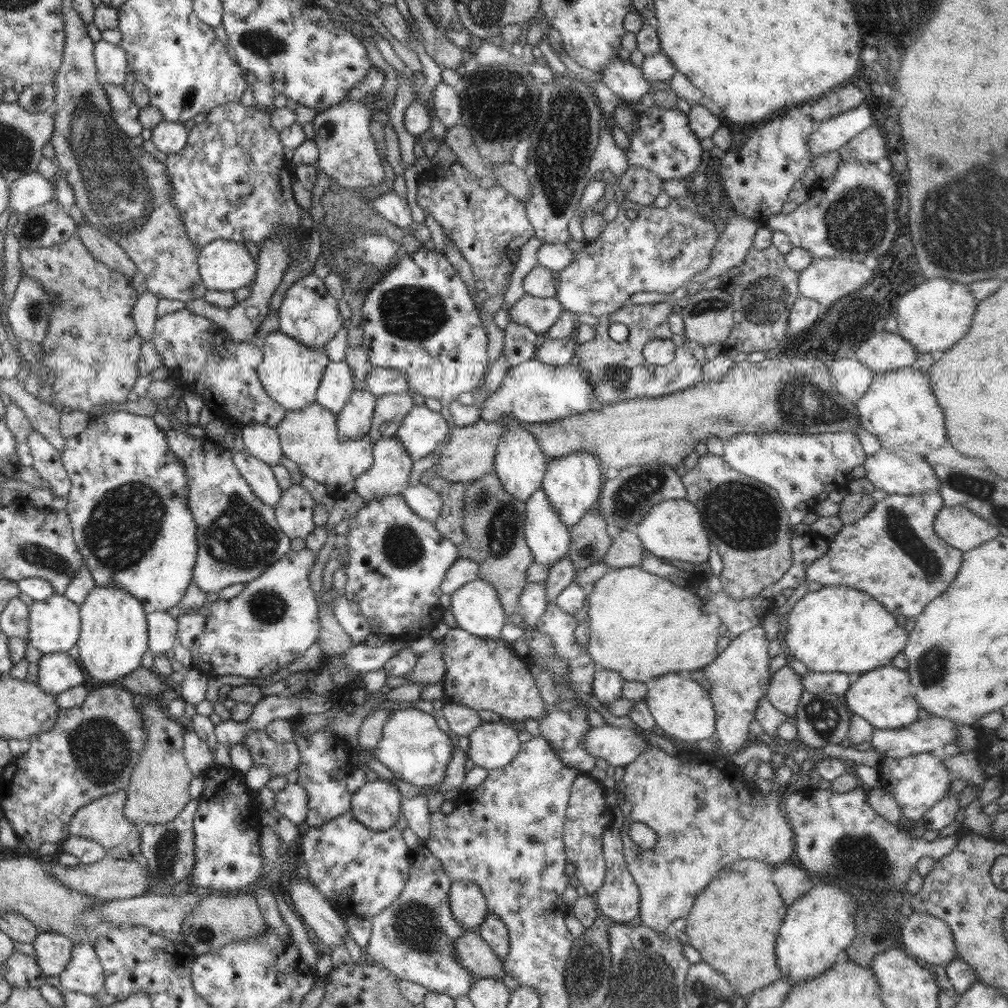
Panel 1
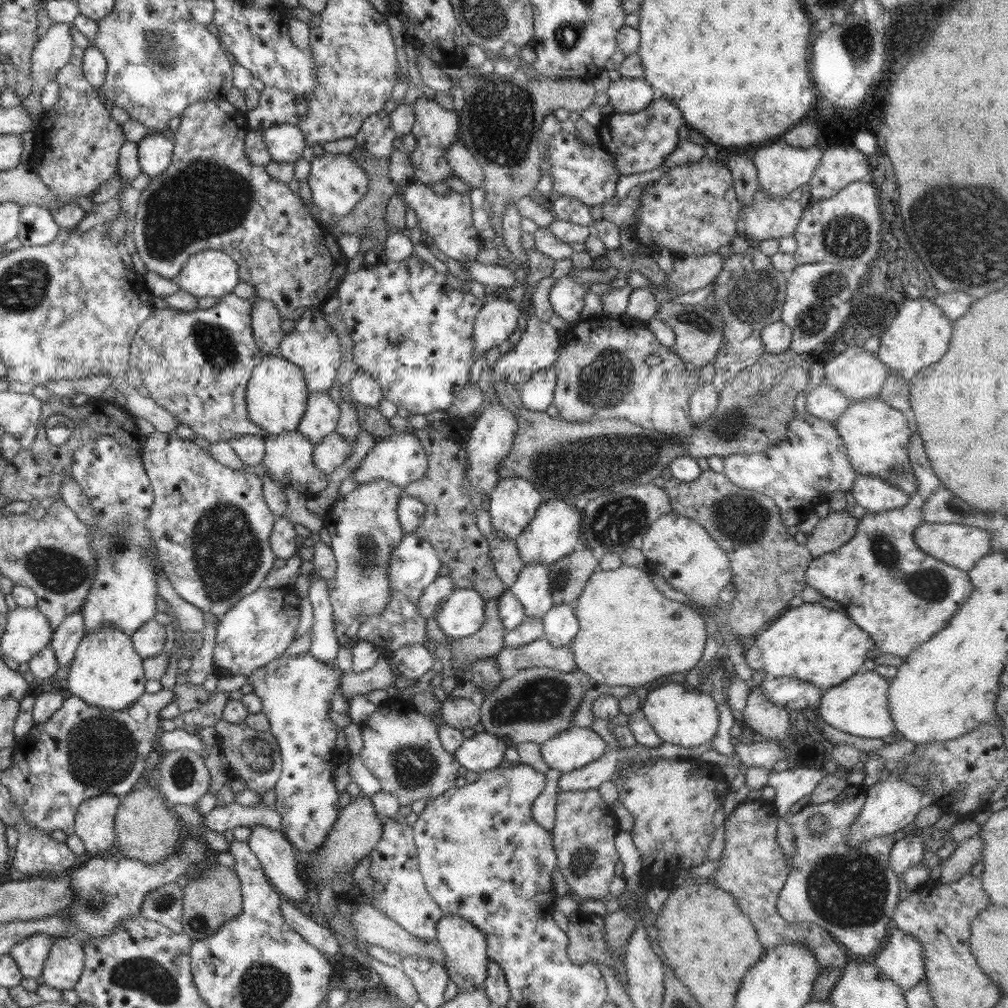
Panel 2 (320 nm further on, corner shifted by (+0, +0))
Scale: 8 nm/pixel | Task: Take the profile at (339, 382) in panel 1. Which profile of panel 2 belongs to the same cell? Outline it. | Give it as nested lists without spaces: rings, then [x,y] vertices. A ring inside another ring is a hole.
[[[328,391],[326,393],[310,393],[306,412],[304,412],[297,430],[316,446],[328,434],[335,432],[340,414],[339,406],[333,402]]]

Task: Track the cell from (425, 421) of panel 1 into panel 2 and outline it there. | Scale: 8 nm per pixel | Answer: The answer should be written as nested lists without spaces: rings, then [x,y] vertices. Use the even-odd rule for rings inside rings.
[[[406,430],[396,431],[394,435],[376,443],[353,474],[353,479],[358,486],[358,484],[368,484],[383,478],[404,489],[426,474],[428,474],[428,453],[424,451],[417,432]]]

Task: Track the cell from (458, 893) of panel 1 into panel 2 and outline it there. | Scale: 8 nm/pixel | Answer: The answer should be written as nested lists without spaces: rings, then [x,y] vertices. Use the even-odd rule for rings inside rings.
[[[443,915],[436,923],[436,941],[445,954],[445,968],[449,980],[455,982],[460,991],[474,990],[483,985],[490,961],[484,933],[461,916]]]

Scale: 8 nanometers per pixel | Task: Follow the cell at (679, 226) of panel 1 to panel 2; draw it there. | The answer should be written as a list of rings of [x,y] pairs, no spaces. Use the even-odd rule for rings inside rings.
[[[563,276],[555,280],[549,291],[549,301],[554,312],[569,323],[581,322],[585,294],[590,285],[580,285],[572,277]]]

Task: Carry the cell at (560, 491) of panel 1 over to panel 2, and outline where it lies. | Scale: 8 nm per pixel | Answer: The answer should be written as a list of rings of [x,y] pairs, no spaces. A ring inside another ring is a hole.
[[[560,497],[544,501],[528,527],[514,540],[523,564],[541,562],[552,565],[574,552],[574,546],[581,541],[580,522],[582,522],[581,512],[574,502],[562,500]]]

